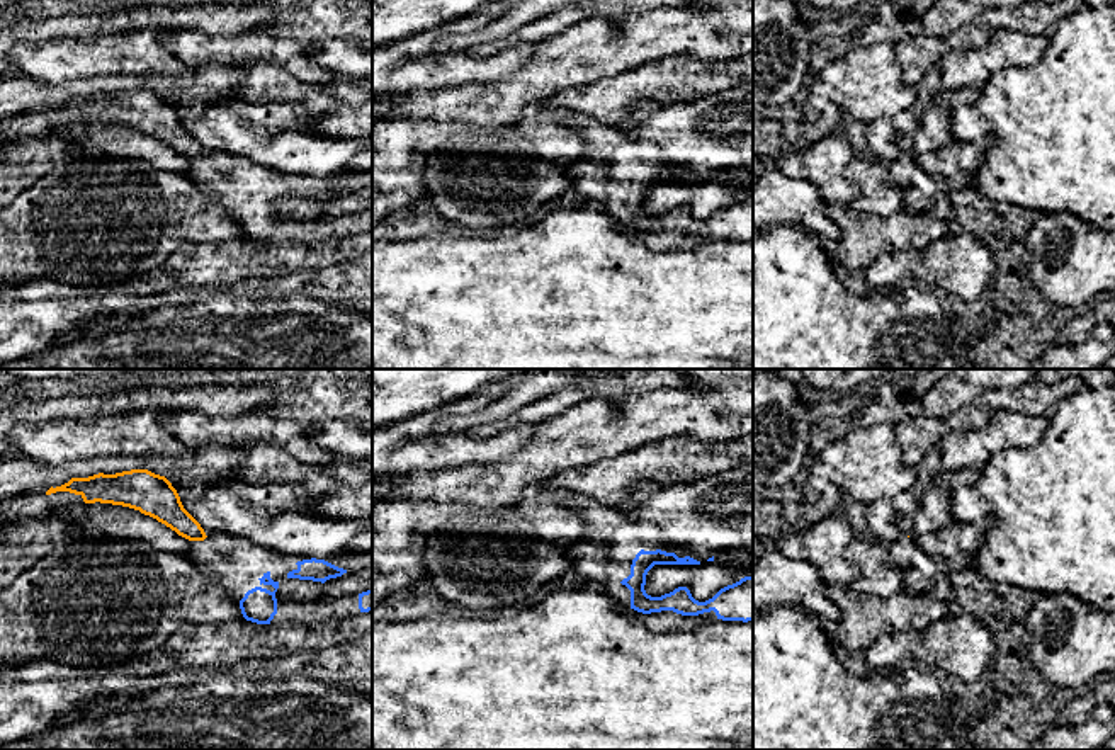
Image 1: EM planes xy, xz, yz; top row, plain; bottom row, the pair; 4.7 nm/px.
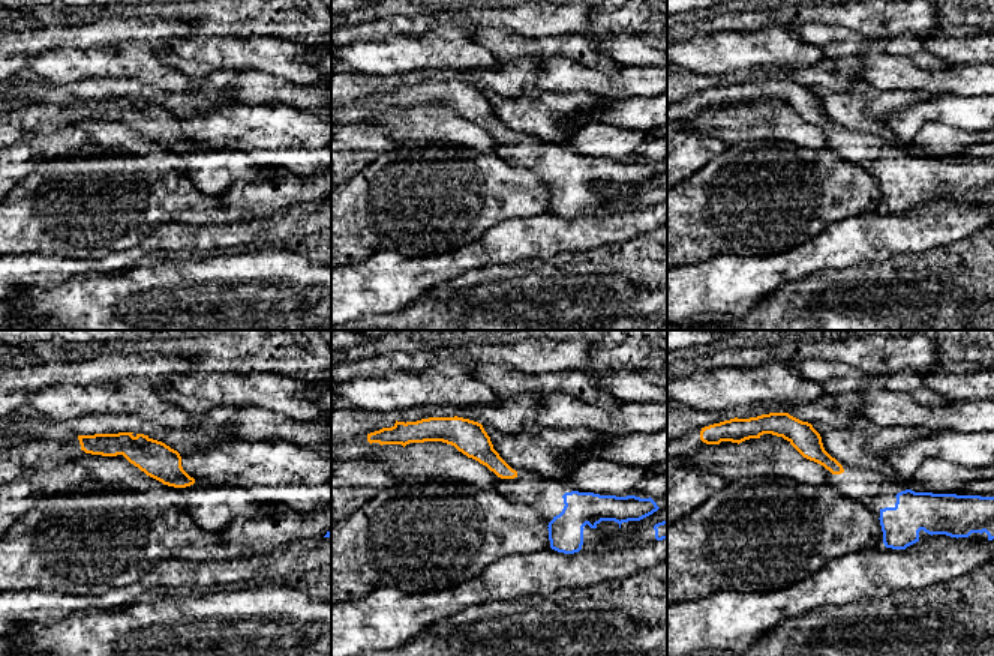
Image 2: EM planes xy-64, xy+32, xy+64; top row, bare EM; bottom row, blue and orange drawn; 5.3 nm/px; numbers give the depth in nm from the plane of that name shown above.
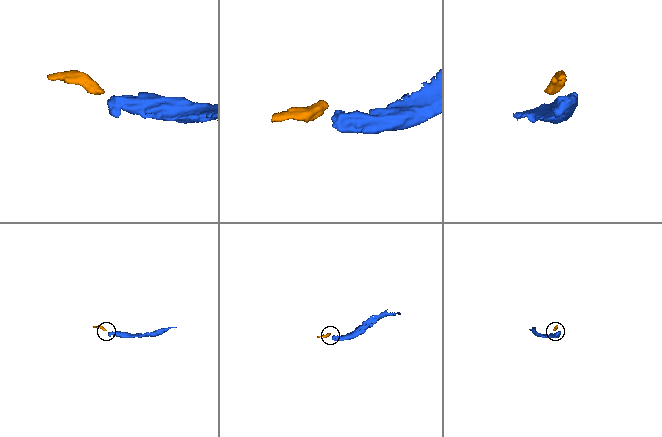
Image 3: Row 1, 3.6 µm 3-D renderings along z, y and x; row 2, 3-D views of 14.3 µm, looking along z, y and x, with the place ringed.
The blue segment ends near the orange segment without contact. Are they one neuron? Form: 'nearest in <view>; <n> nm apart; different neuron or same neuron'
nearest in xy; 320 nm apart; same neuron

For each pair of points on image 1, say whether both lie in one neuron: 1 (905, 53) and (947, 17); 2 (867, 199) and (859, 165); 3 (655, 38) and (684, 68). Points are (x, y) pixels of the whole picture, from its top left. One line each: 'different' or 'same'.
1: different
2: same
3: different

